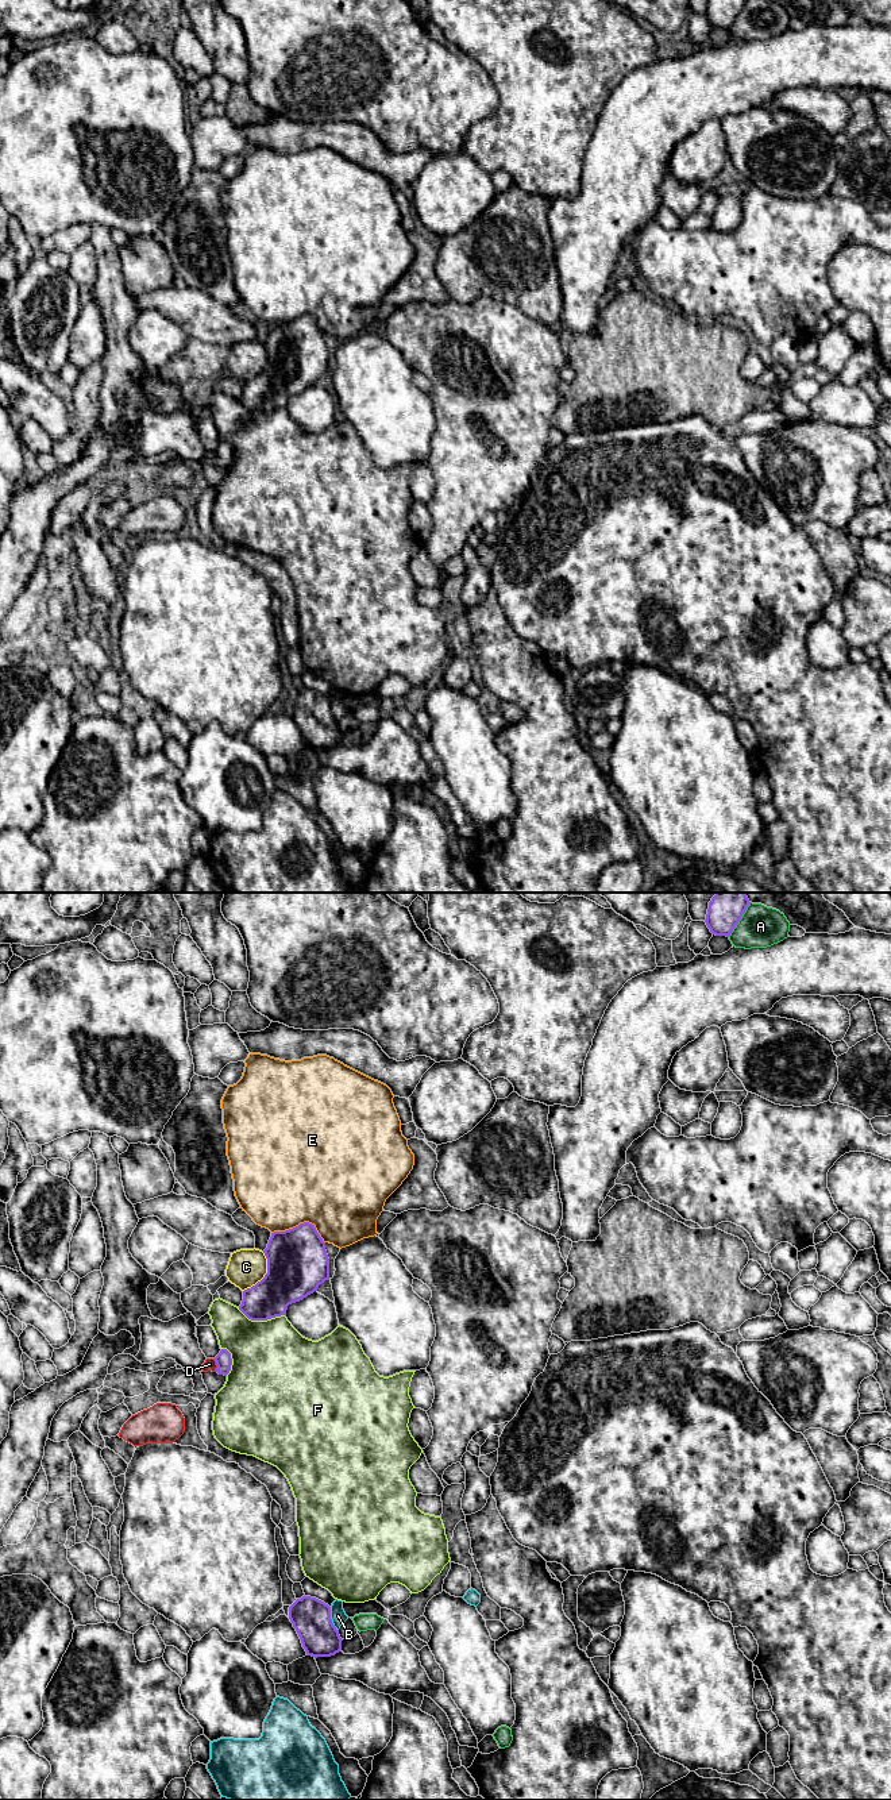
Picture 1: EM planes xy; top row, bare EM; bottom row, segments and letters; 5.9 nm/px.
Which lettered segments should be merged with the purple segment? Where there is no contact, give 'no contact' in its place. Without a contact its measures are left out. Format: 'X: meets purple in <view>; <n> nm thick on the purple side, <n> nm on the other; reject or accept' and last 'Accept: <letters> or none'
A: meets purple in xy; 200 nm thick on the purple side, 260 nm on the other; reject
B: meets purple in xy; 240 nm thick on the purple side, 90 nm on the other; reject
C: meets purple in xy; 360 nm thick on the purple side, 220 nm on the other; reject
D: meets purple in xy; 100 nm thick on the purple side, 70 nm on the other; reject
E: meets purple in xy; 360 nm thick on the purple side, 500 nm on the other; reject
F: meets purple in xy; 240 nm thick on the purple side, 460 nm on the other; reject
Accept: none

